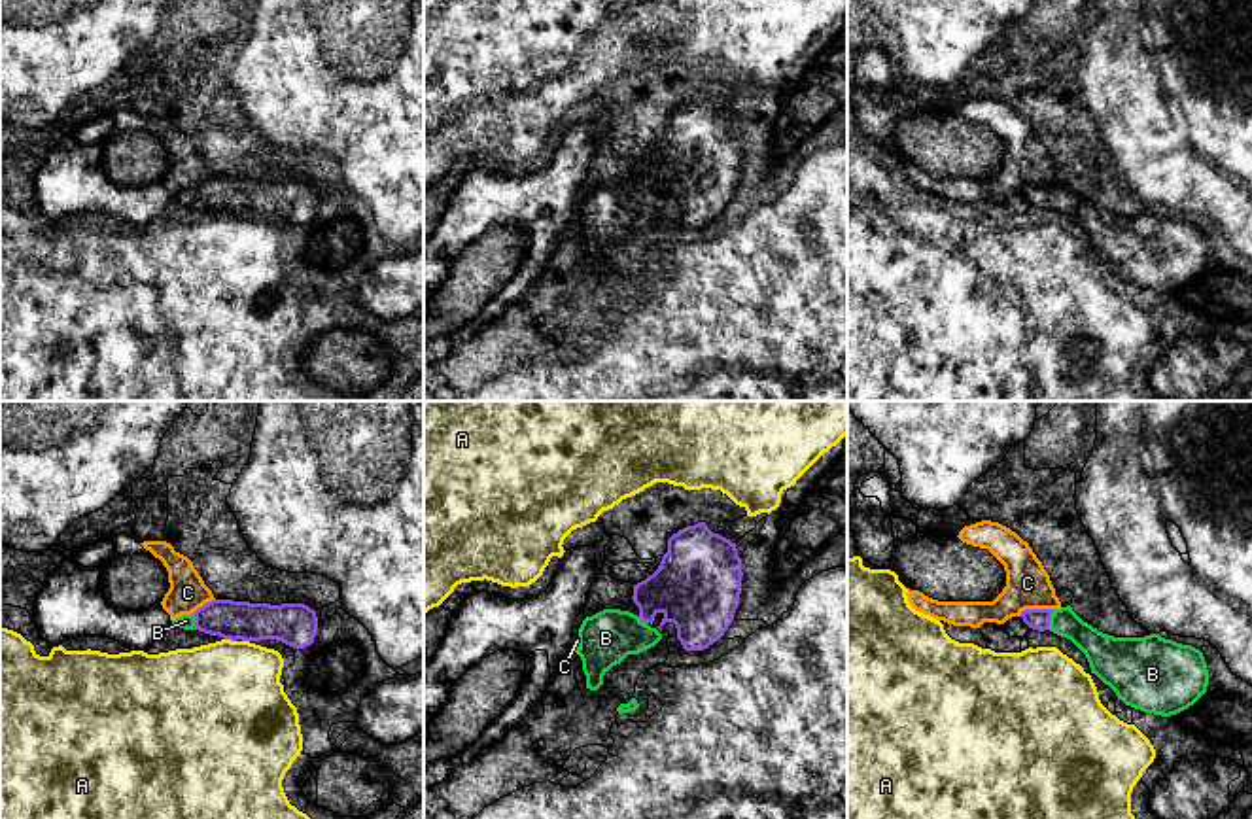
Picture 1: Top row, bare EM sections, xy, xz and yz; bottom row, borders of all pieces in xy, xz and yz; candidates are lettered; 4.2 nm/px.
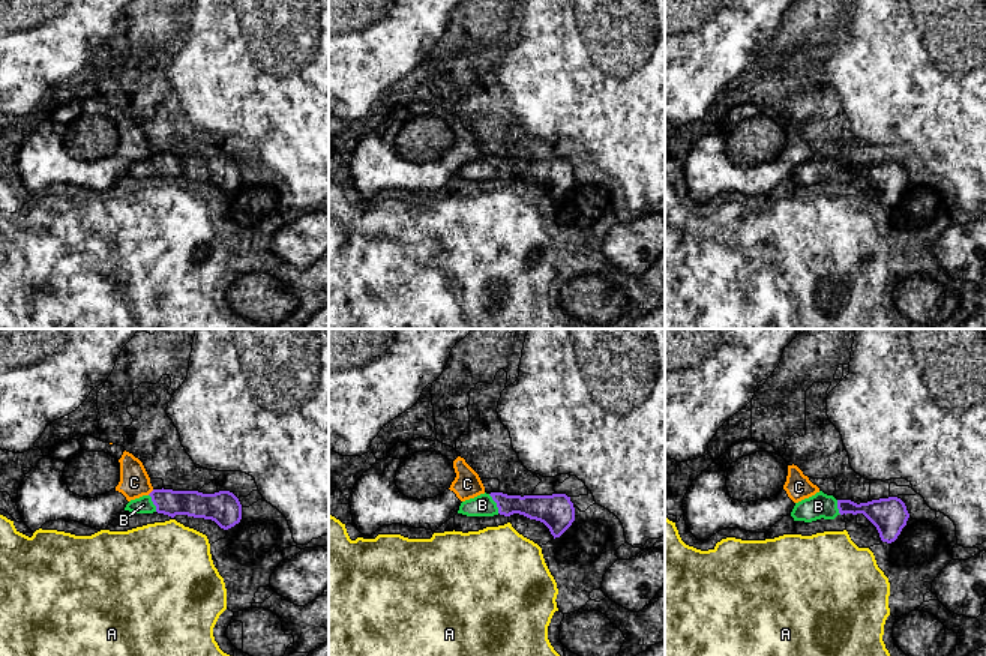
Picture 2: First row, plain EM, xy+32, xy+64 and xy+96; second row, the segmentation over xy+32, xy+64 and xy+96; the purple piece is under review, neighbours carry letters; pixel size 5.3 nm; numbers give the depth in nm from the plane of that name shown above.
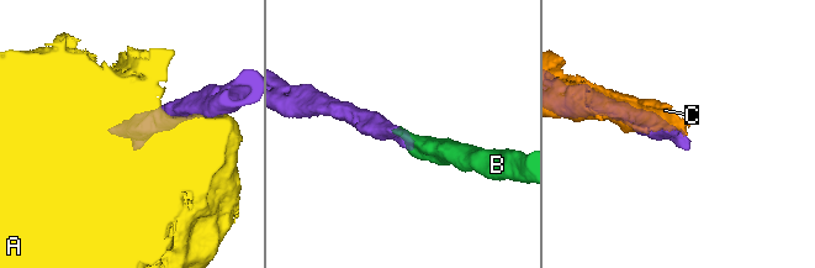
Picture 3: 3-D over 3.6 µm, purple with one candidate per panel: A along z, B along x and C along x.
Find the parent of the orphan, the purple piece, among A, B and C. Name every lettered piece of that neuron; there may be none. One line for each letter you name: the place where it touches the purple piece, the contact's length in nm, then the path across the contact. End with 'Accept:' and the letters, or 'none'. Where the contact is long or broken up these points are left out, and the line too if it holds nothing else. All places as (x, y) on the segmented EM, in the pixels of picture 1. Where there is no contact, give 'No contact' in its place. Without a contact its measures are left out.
B: Touches purple at yz (1048, 619). Shared border 90 nm
Accept: B

